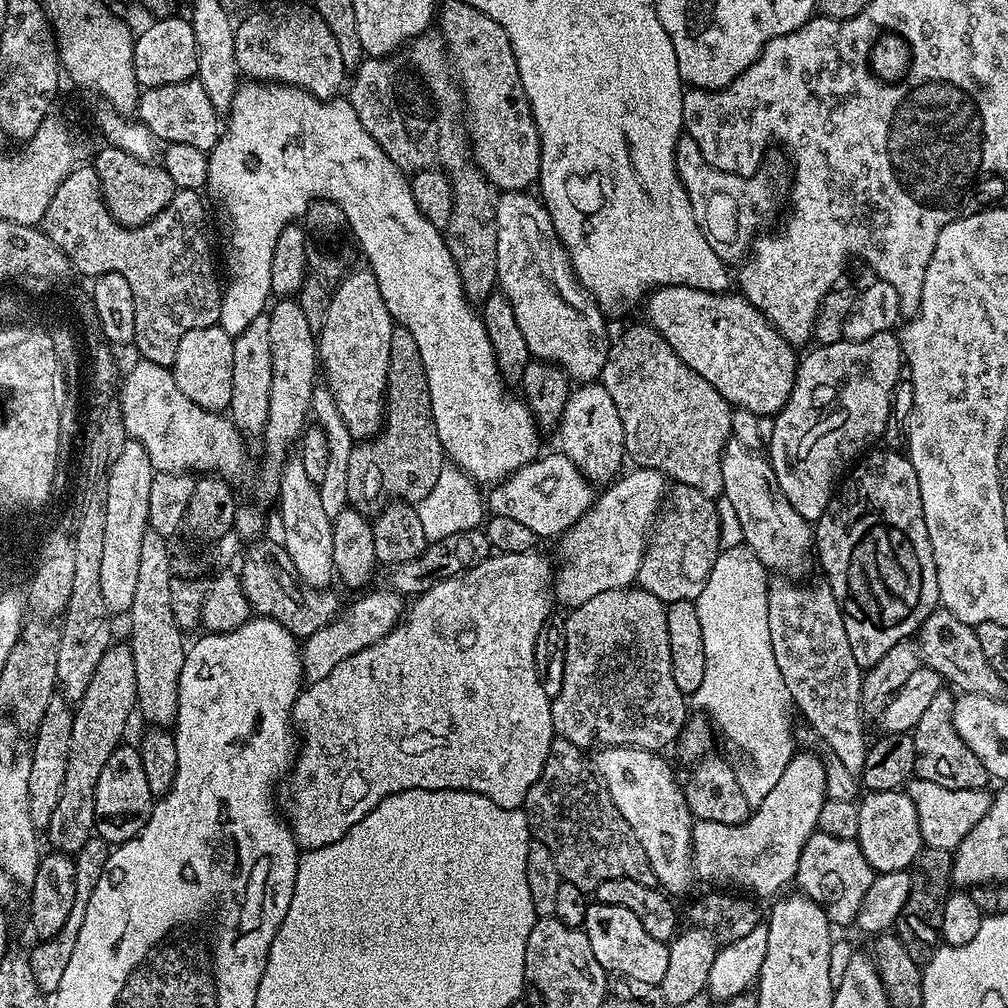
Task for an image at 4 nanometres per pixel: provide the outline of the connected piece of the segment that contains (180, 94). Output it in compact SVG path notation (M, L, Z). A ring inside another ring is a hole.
M196 78L170 86L143 89L139 96L138 120L165 145L185 143L186 146L198 146L198 150L207 153L212 151L222 135L221 119Z

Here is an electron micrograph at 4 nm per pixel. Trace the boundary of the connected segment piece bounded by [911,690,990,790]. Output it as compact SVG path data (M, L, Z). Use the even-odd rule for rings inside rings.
M942 690L936 695L934 702L930 702L930 706L922 710L922 718L918 718L911 731L916 751L915 775L926 782L934 782L937 786L946 786L946 790L987 789L990 783L988 771L986 766L982 766L982 762L978 762L978 754L974 754L974 750L970 750L966 742L962 742L952 721L953 703L953 693Z

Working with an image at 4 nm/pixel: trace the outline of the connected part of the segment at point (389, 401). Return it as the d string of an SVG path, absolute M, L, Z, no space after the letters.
M393 327L384 422L371 440L353 443L350 450L346 481L348 507L372 518L394 500L418 505L433 490L445 466L444 447L434 426L430 386L422 366L422 354L418 354L418 342L414 342L414 334L407 328Z

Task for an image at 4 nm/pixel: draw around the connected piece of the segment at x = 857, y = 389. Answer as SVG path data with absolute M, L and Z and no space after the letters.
M895 331L874 334L865 340L845 338L813 349L805 360L803 357L799 361L790 398L786 406L776 413L773 436L766 441L766 455L778 478L784 500L809 522L820 519L853 461L865 450L871 449L875 440L883 437L888 419L894 415L896 385L902 379L900 338Z

